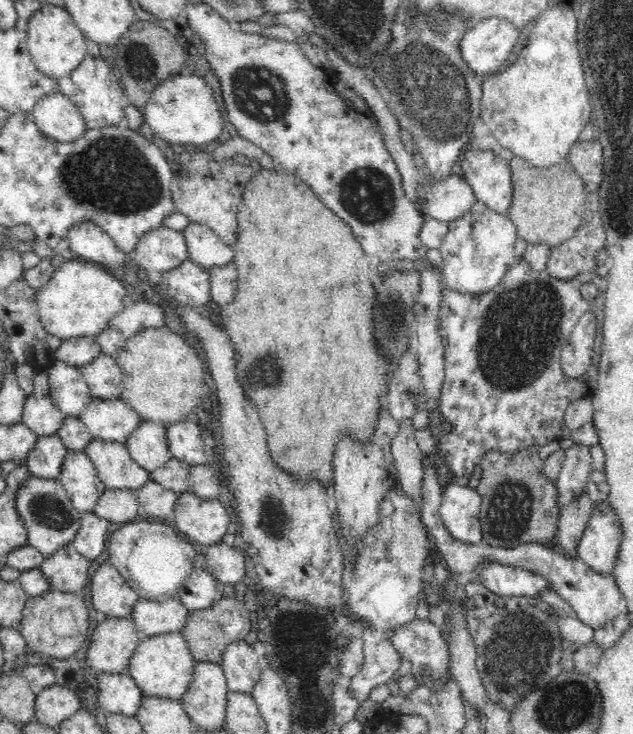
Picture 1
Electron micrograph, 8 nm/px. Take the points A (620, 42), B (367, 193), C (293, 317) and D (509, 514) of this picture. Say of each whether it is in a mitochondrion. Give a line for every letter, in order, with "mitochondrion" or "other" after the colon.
A: mitochondrion
B: mitochondrion
C: other
D: mitochondrion

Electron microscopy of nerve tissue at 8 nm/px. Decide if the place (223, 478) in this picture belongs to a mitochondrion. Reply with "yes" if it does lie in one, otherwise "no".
no

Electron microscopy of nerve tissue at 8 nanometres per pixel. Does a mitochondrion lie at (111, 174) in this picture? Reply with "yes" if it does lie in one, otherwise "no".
yes

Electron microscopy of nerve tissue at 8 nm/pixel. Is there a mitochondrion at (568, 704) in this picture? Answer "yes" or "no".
yes

